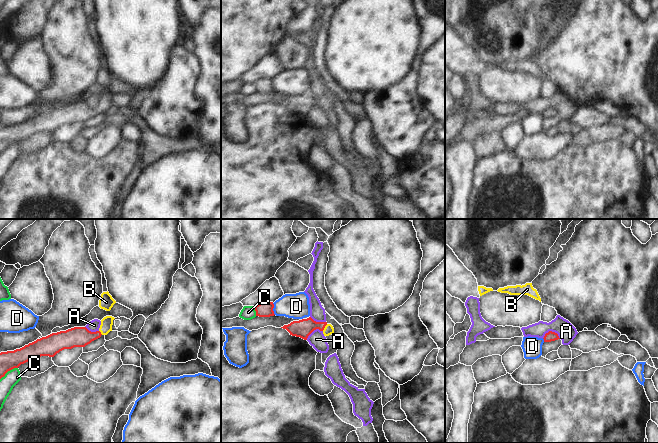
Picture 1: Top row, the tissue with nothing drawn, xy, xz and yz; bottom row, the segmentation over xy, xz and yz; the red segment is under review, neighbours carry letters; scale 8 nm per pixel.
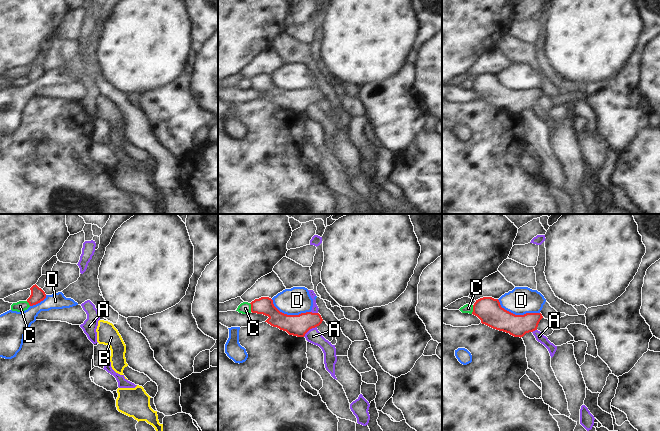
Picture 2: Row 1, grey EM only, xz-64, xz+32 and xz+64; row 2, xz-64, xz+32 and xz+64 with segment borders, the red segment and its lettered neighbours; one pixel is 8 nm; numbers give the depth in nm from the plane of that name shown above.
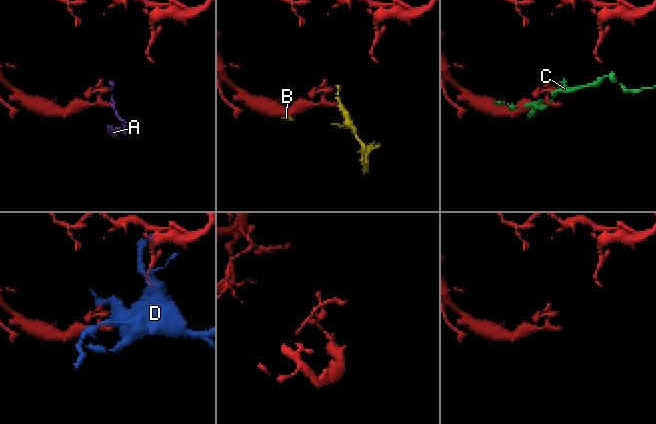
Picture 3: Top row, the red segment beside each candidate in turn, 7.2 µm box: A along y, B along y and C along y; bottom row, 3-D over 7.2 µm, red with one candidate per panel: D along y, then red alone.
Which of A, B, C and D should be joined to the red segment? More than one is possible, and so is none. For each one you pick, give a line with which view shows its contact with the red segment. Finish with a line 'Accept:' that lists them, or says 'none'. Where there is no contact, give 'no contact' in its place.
B: meets red in xz
Accept: B

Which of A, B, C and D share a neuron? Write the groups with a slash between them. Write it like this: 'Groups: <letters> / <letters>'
Groups: A / B / C / D

